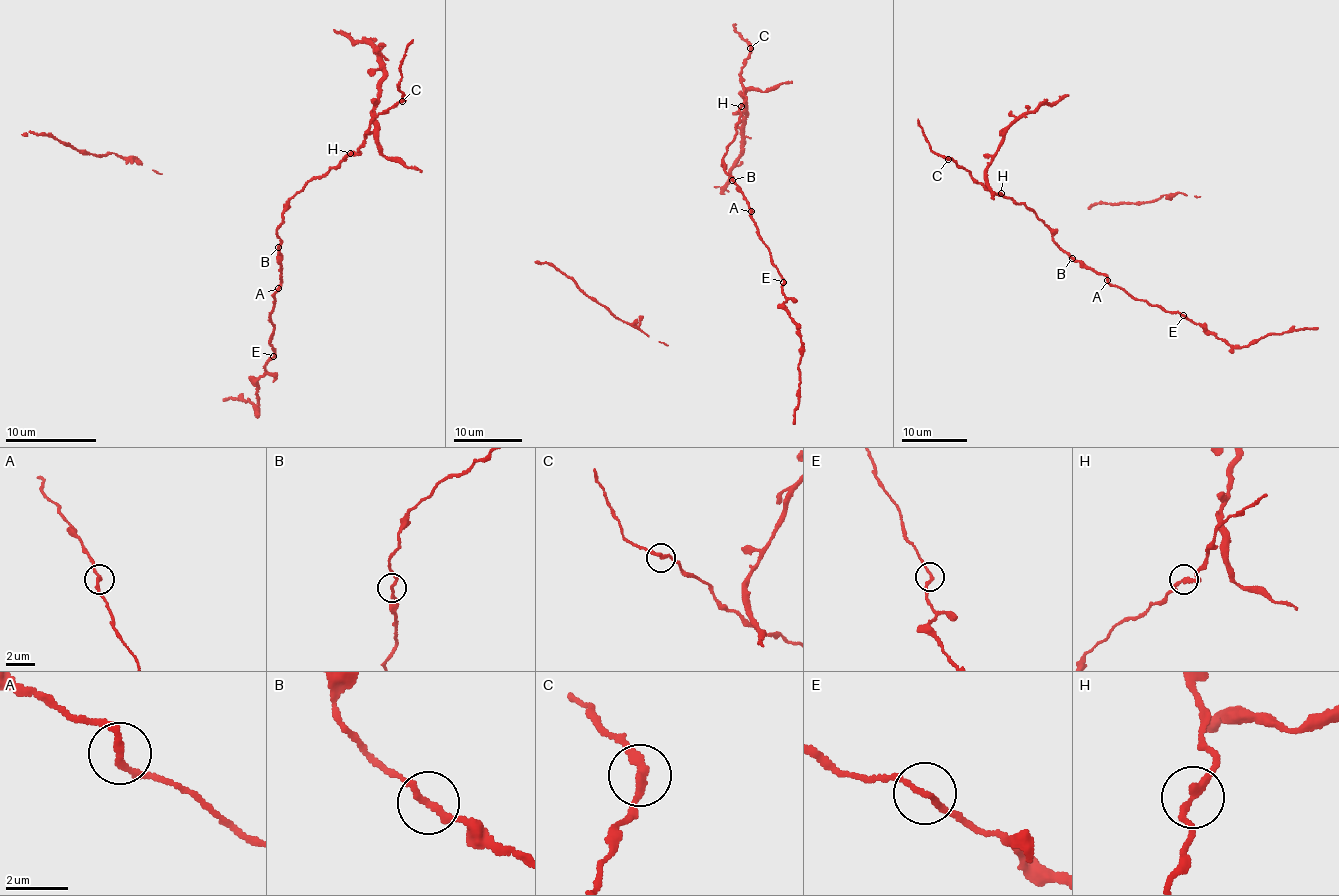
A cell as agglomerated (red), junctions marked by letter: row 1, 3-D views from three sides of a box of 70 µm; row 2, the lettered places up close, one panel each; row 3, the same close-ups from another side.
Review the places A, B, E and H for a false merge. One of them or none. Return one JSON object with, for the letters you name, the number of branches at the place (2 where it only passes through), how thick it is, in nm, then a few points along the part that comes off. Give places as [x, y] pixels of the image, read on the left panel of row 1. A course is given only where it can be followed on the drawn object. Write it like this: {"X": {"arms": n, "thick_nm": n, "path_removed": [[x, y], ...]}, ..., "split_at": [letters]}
{"split_at": []}

